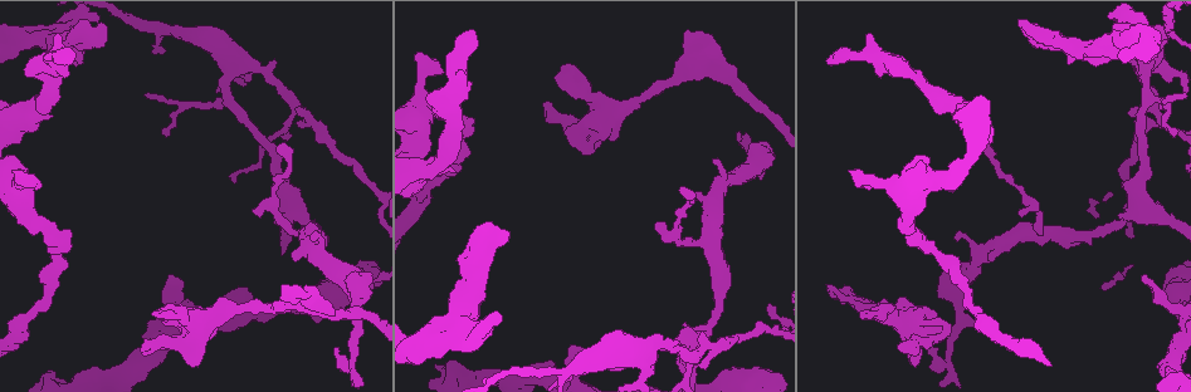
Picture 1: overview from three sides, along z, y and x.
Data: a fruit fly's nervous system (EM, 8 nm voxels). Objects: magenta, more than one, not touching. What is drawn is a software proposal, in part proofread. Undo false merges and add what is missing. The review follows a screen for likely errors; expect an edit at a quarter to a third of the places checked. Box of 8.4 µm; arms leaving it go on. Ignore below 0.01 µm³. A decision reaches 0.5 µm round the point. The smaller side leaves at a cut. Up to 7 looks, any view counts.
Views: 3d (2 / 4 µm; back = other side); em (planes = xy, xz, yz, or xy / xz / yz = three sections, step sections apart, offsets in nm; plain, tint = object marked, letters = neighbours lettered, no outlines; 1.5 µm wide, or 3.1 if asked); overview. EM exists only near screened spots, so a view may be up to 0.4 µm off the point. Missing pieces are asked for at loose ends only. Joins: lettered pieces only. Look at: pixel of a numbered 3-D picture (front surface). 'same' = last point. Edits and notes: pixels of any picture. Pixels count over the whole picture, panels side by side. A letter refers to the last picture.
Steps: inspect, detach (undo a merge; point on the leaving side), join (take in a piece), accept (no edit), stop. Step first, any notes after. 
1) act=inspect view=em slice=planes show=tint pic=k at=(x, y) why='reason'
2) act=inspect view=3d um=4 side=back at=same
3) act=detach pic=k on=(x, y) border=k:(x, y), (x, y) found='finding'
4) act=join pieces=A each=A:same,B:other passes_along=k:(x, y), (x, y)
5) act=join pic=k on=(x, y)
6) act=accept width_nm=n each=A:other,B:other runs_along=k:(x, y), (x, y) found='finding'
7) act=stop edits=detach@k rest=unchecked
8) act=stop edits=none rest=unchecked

act=inspect view=em slice=planes show=letters pic=1 at=(897, 70) why='branch stops here'

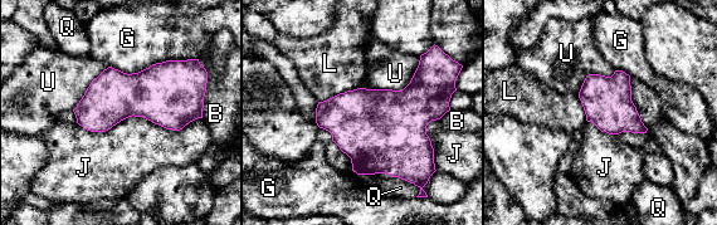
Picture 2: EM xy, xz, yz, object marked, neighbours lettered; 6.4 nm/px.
act=accept each=B:other,G:other,J:other,L:other,Q:other,U:other border=2:(201, 117), (77, 123) found='none of them fits'

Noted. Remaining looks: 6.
act=inspect view=em slice=xy step=8 show=letters pic=1 at=(503, 230) why='an open end'

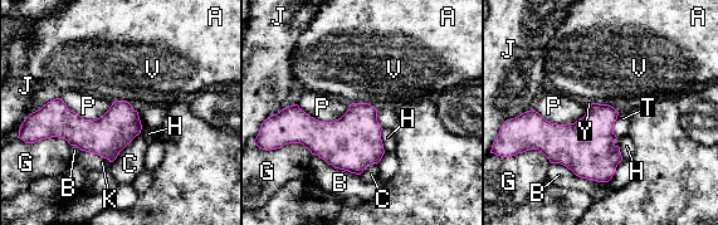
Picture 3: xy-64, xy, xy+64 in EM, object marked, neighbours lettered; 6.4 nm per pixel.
act=inspect view=em slice=planes show=letters at=same

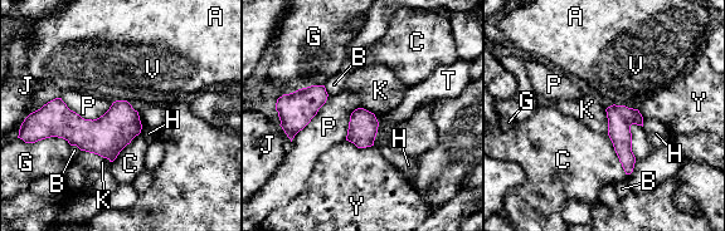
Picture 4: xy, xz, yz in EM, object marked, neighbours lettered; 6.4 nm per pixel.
act=accept each=A:other,B:other,C:other,G:other,H:other,J:other,K:other,P:other,T:other,V:other,Y:other border=4:(81, 150), (97, 153), (110, 162) found='none of them fits'

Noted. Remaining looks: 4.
act=inspect view=3d um=4 pic=1 at=(168, 134) why='thin end'

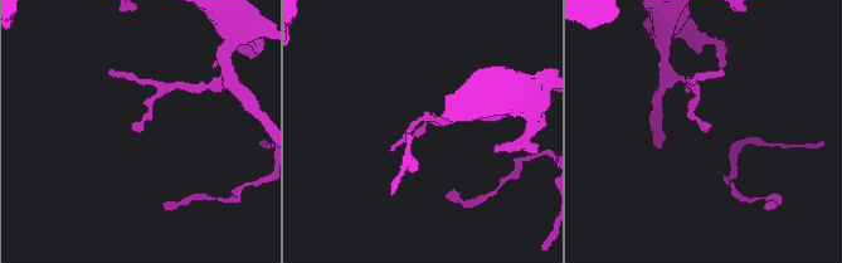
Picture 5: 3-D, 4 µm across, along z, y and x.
act=inspect view=em slice=planes show=letters pic=5 at=(424, 129) why='shape alone is not enough'

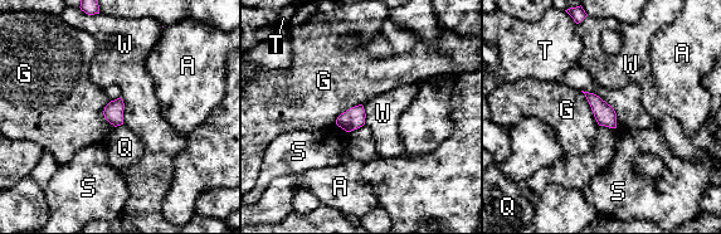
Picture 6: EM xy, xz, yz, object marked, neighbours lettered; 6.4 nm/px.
act=accept each=A:other,G:other,Q:other,S:other,T:other,W:other border=6:(120, 97), (123, 103), (123, 123) found='none of them fits'

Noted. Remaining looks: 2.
act=stop edits=none rest=unchecked

